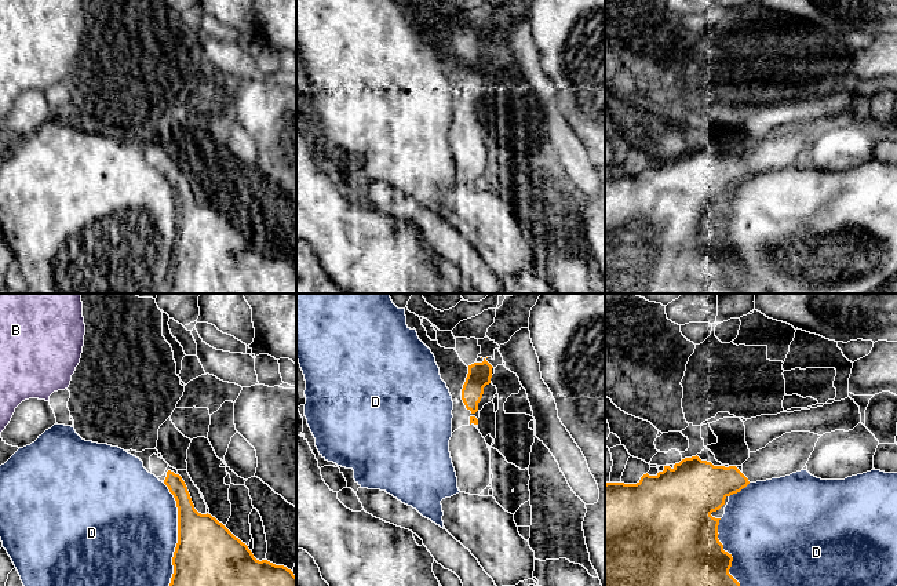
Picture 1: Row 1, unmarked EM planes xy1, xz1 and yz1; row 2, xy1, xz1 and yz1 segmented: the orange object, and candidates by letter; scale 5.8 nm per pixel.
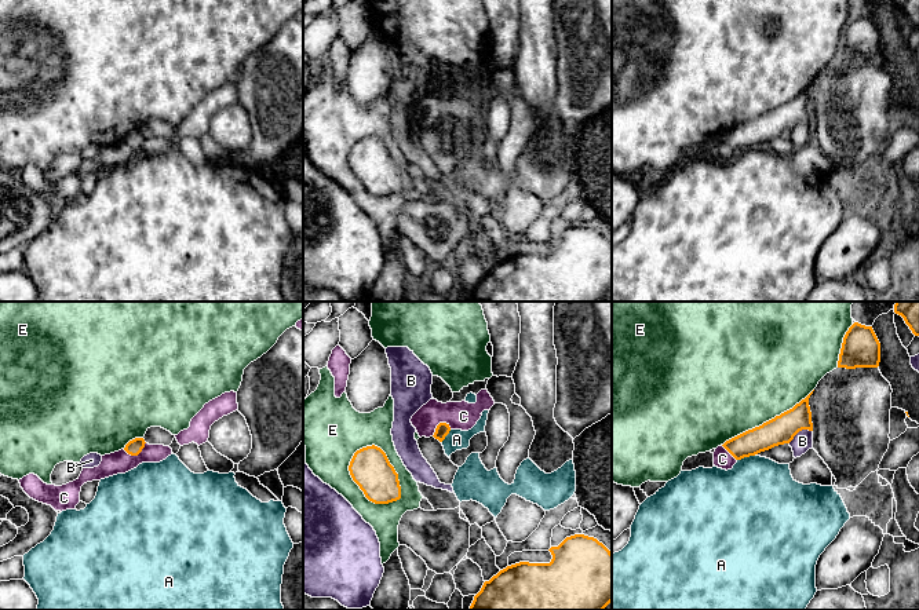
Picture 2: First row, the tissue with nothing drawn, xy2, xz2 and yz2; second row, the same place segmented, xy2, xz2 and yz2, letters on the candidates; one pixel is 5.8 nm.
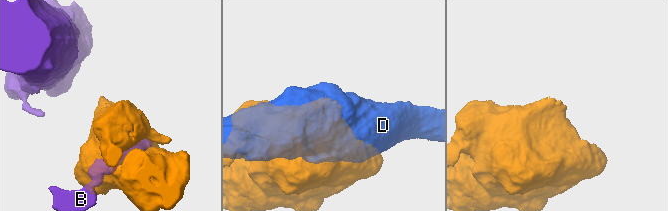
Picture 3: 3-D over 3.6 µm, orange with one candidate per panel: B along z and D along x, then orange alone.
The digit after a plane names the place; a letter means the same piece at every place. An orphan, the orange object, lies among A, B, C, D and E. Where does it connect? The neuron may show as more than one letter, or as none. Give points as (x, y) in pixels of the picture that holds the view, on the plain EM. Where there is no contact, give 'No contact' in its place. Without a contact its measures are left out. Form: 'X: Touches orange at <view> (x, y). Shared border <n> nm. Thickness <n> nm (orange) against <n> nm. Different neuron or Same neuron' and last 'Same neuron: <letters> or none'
A: Touches orange at yz2 (746, 148). Shared border 120 nm. Thickness 160 nm (orange) against 460 nm. Different neuron
B: Touches orange at yz2 (799, 121). Shared border 160 nm. Thickness 160 nm (orange) against 110 nm. Different neuron
C: Touches orange at xz2 (438, 116). Shared border 130 nm. Thickness 80 nm (orange) against 160 nm. Different neuron
D: Touches orange at xy1 (178, 233). Shared border 700 nm. Thickness 440 nm (orange) against 480 nm. Different neuron
E: Touches orange at xz2 (389, 153). Shared border 380 nm. Thickness 240 nm (orange) against 200 nm. Different neuron
Same neuron: none

